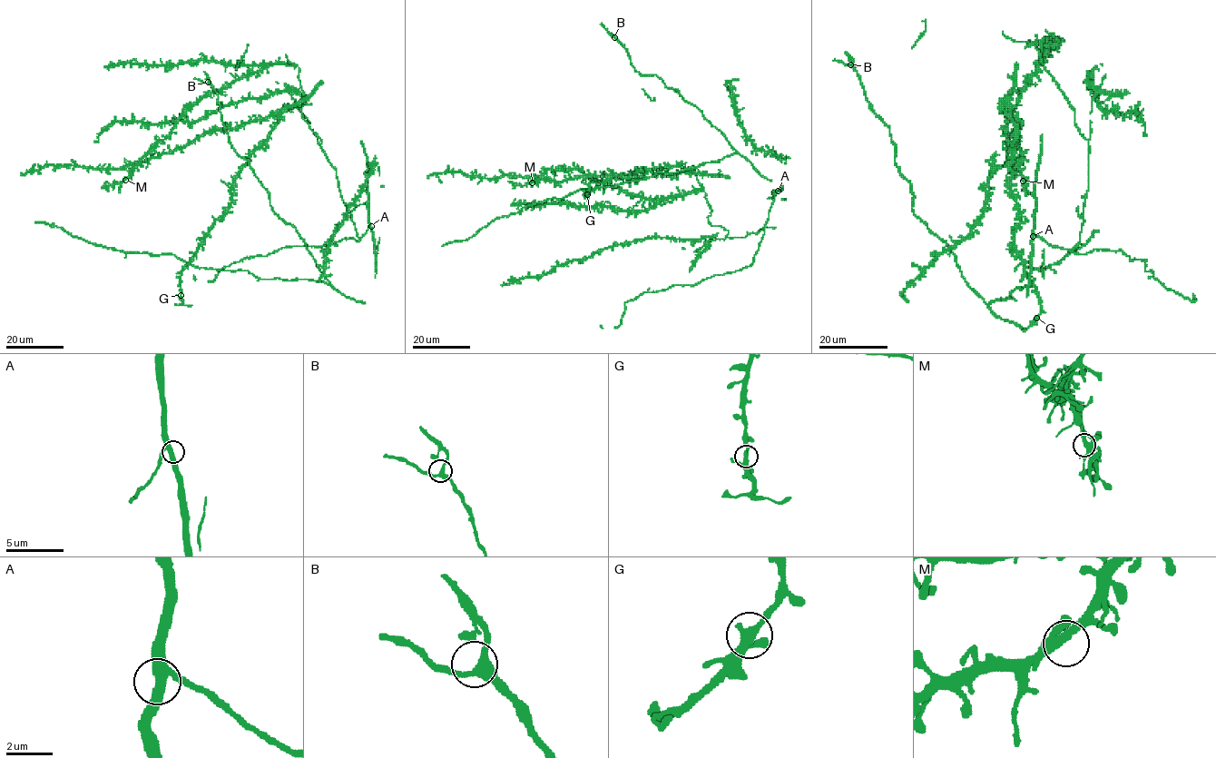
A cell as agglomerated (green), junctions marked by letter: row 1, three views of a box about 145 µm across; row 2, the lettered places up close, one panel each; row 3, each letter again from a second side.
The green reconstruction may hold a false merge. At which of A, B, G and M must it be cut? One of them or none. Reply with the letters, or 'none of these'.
none of these

